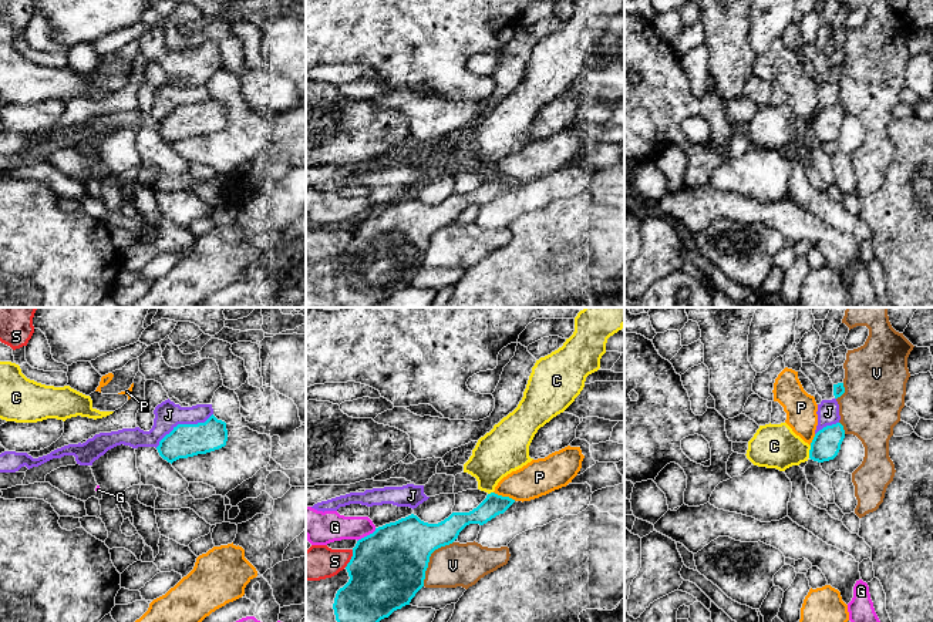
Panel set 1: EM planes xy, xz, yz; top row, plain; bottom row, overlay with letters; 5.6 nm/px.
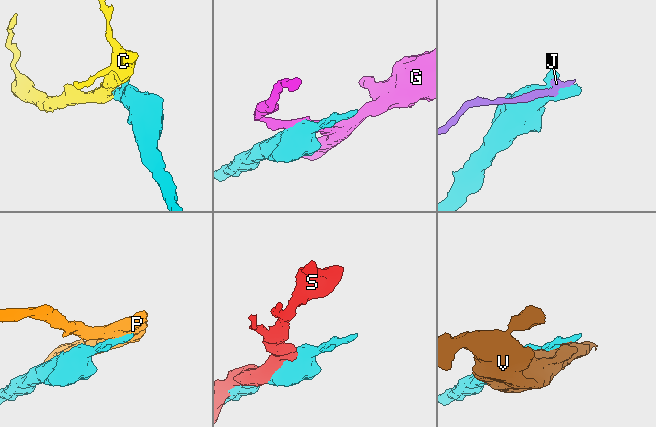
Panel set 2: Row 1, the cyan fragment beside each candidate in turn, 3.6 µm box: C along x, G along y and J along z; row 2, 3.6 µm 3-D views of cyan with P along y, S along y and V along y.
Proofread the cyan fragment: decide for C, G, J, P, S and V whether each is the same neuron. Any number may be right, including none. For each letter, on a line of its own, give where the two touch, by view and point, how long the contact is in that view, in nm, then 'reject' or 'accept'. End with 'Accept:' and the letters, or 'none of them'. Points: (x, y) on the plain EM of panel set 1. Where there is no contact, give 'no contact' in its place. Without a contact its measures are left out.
C: meets cyan in yz at (809, 133); contact 70 nm long; reject
G: meets cyan in xz at (367, 217); contact 130 nm long; reject
J: meets cyan in xy at (182, 106); contact 380 nm long; reject
P: meets cyan in xz at (505, 178); contact 140 nm long; reject
S: meets cyan in xz at (352, 239); contact 120 nm long; reject
V: meets cyan in xz at (428, 241); contact 300 nm long; reject
Accept: none of them

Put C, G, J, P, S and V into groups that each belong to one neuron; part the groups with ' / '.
C / G / J / P / S / V

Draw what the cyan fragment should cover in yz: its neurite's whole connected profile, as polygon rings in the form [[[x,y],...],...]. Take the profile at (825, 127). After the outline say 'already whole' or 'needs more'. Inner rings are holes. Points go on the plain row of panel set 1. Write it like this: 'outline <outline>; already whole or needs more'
outline [[[841,104],[823,108],[811,124],[809,139],[818,144],[833,141],[841,131],[843,120],[845,111]]]; already whole

